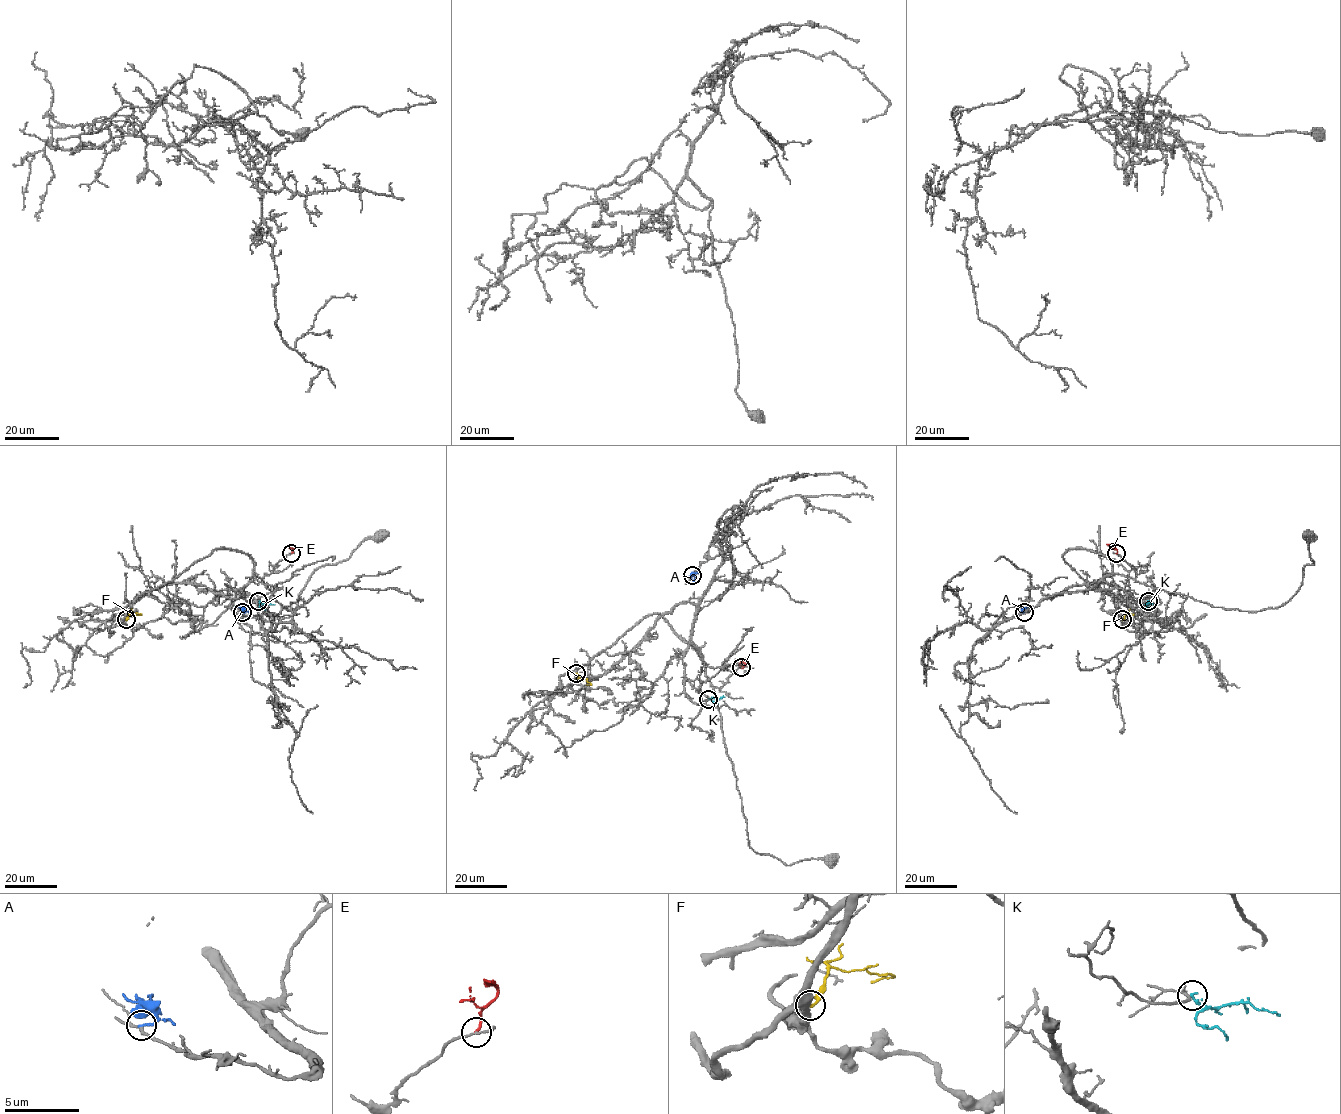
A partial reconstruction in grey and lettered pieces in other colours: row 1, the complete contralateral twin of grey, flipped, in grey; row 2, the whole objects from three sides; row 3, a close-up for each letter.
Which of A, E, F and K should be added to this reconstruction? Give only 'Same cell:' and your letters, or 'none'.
Same cell: none

